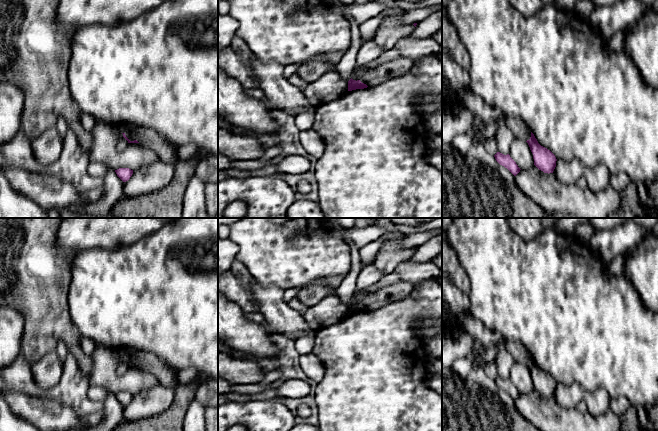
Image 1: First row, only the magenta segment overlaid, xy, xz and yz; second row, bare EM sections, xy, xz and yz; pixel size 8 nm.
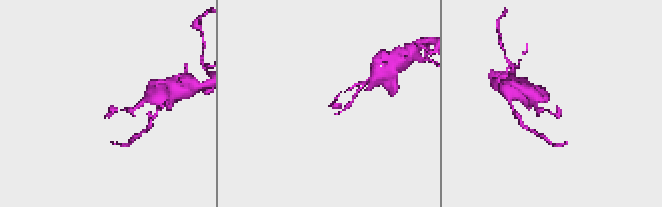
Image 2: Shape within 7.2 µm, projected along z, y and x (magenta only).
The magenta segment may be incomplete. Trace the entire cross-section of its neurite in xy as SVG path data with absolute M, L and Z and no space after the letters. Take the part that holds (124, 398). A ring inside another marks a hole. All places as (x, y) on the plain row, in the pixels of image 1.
M119 392L115 396L123 406L128 405L133 398L133 394L129 392Z

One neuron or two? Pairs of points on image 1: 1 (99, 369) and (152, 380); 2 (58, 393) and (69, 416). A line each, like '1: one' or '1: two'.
1: one
2: two

